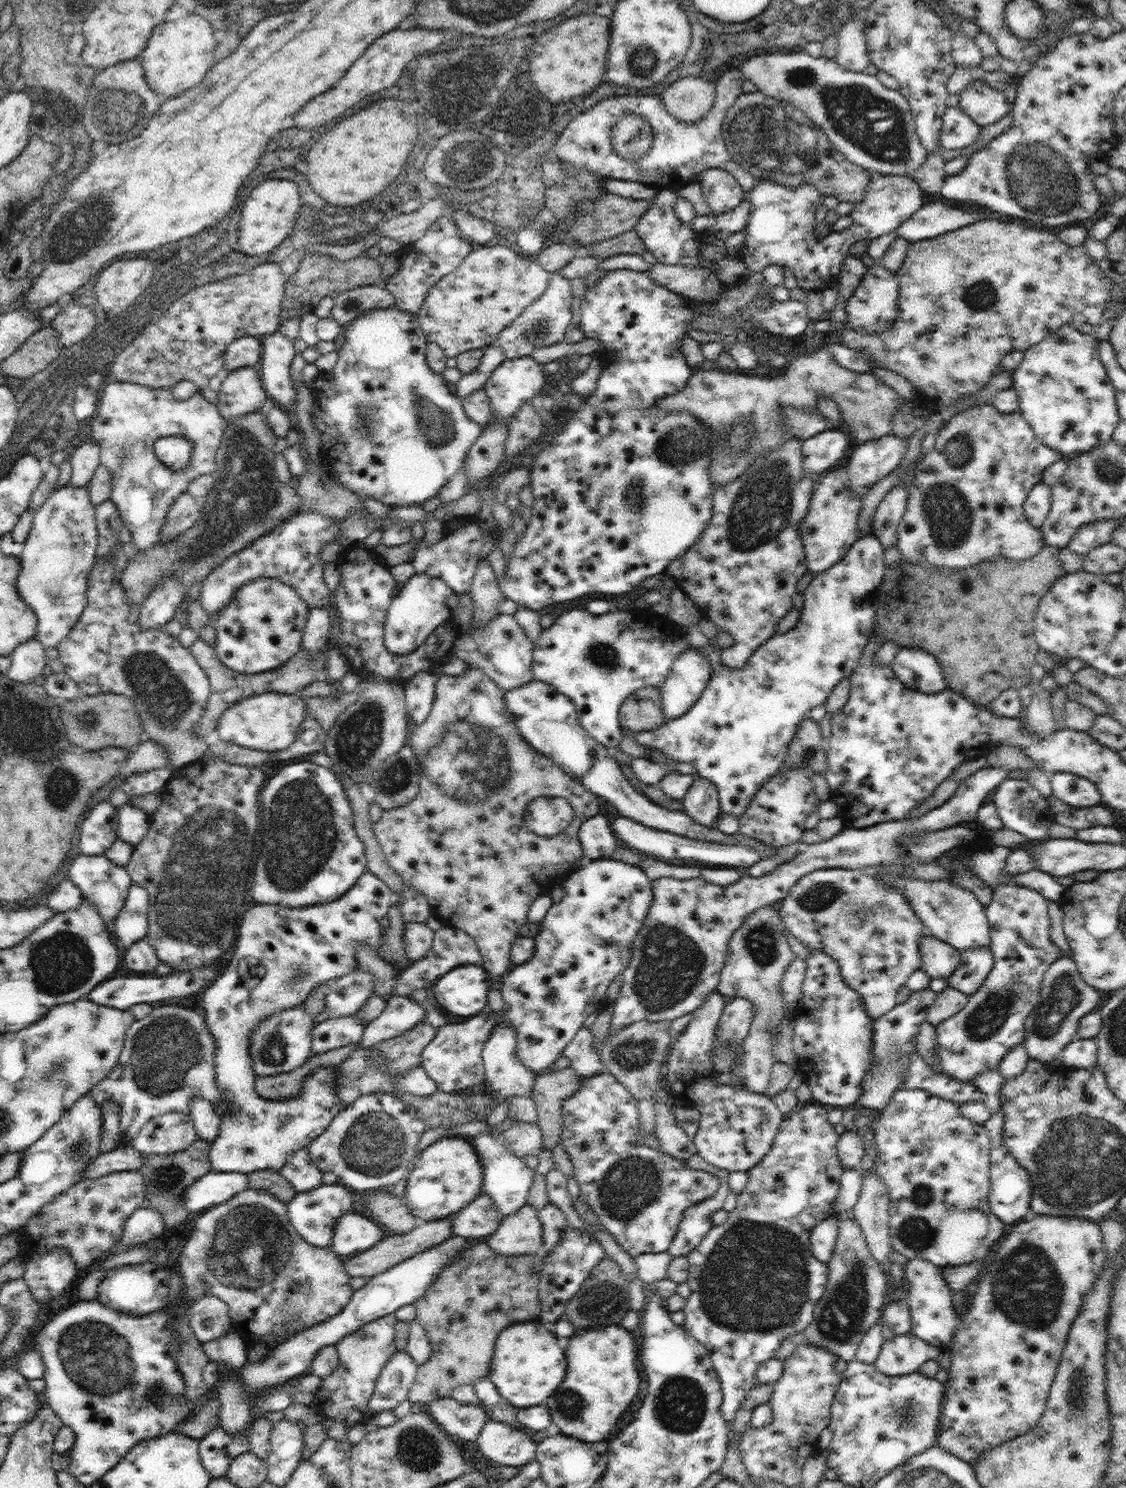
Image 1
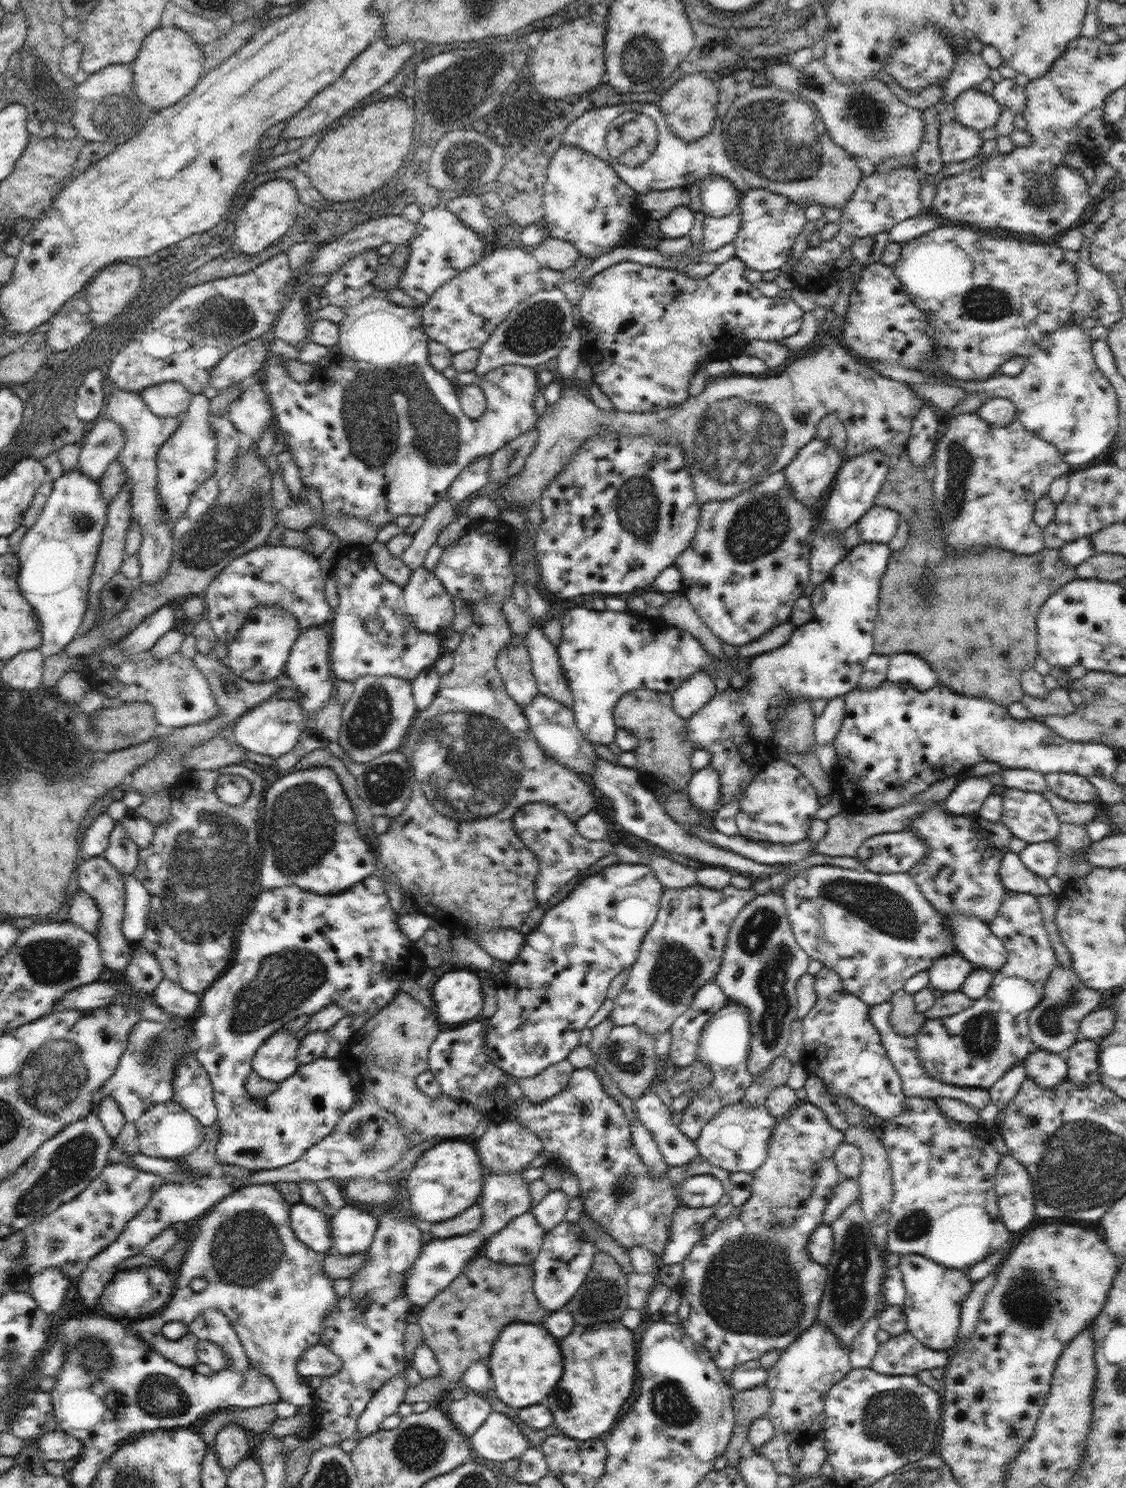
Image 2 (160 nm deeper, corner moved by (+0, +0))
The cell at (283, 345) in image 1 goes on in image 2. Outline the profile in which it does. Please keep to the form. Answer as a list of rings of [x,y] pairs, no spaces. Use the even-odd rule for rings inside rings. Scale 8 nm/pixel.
[[[368,247],[360,251],[354,258],[349,258],[344,264],[329,278],[323,287],[323,299],[329,304],[343,308],[344,318],[339,322],[339,341],[337,342],[338,352],[334,354],[336,362],[334,366],[328,367],[328,376],[324,381],[313,381],[309,384],[299,384],[289,377],[289,374],[282,365],[282,360],[276,358],[273,353],[267,357],[266,365],[261,374],[263,376],[263,389],[268,394],[269,401],[273,408],[273,414],[278,420],[278,428],[282,430],[285,436],[288,451],[292,455],[293,461],[297,468],[300,469],[300,480],[305,485],[306,490],[313,486],[320,492],[320,498],[323,502],[325,512],[343,512],[355,516],[360,520],[367,520],[374,526],[377,524],[388,524],[394,522],[396,516],[416,516],[426,514],[445,494],[454,482],[454,479],[464,470],[471,462],[474,462],[481,456],[491,456],[499,448],[502,448],[507,442],[518,438],[521,434],[535,428],[539,415],[534,409],[535,394],[542,388],[536,377],[537,369],[532,366],[522,366],[521,364],[505,364],[500,368],[495,368],[477,381],[485,394],[487,402],[484,414],[473,420],[467,417],[462,410],[459,402],[459,392],[454,390],[450,379],[446,378],[443,373],[437,371],[429,361],[429,336],[424,332],[423,318],[420,315],[420,309],[417,307],[405,307],[396,304],[386,291],[379,289],[373,280],[377,275],[380,255],[378,248]]]

